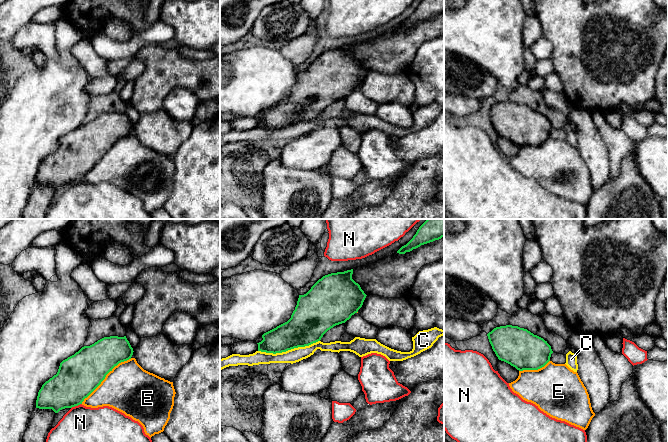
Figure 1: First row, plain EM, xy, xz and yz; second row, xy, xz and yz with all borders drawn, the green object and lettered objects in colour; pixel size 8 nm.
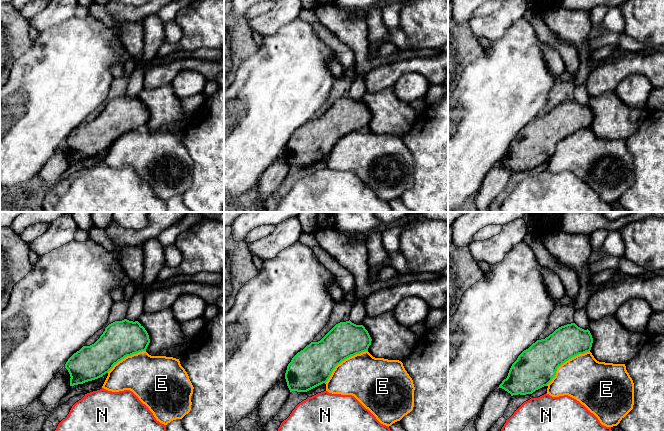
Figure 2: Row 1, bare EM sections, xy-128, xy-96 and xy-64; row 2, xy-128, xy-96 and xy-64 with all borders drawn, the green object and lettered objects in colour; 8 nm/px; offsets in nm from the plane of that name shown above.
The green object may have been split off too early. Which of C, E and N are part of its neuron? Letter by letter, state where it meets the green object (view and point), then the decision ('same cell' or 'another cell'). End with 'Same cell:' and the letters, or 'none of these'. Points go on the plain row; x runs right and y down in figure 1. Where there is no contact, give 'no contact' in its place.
C: meets green in xz at (288, 125); another cell
E: meets green in xy at (105, 152); same cell
N: meets green in xy at (76, 181); another cell
Same cell: E

